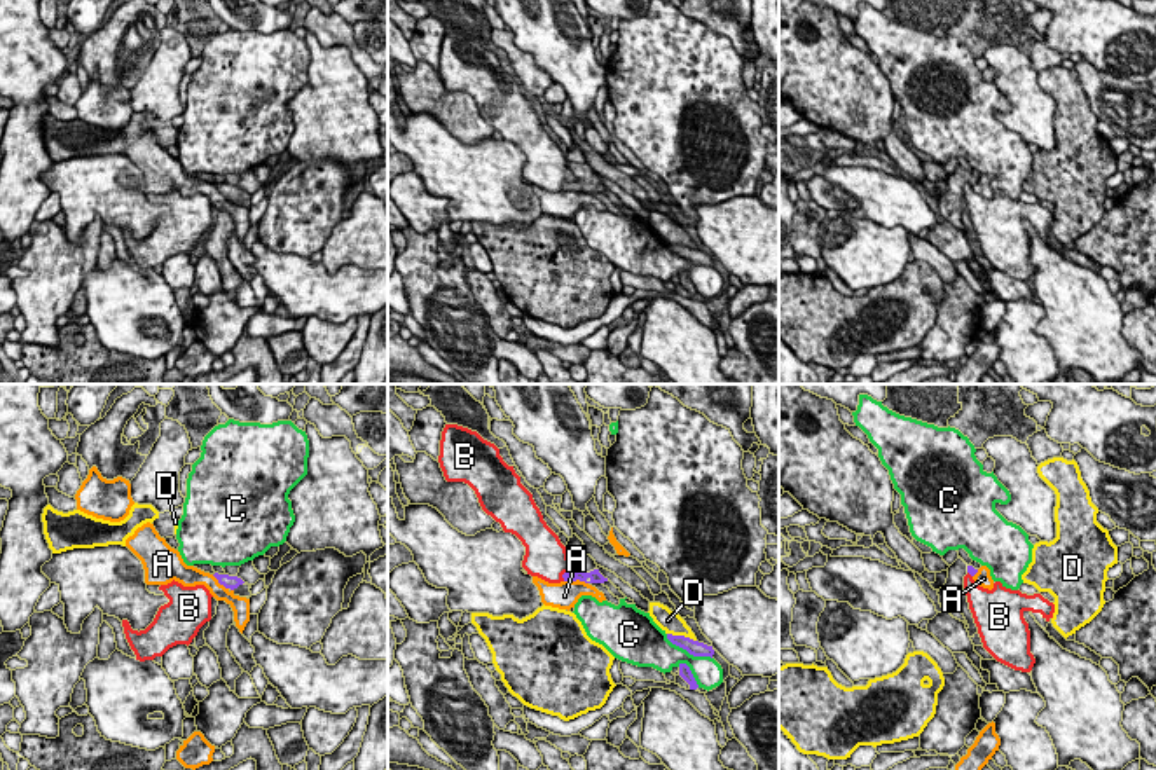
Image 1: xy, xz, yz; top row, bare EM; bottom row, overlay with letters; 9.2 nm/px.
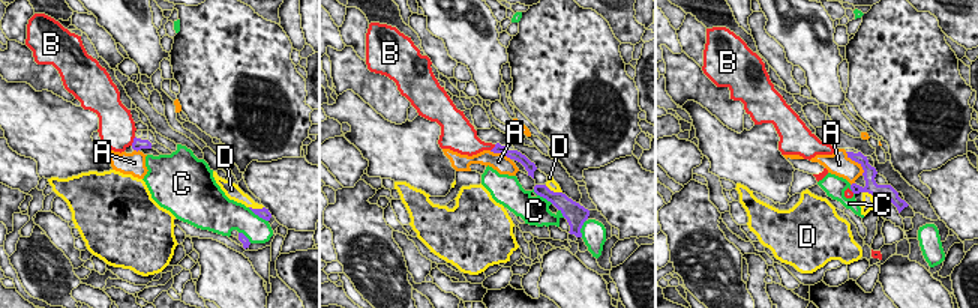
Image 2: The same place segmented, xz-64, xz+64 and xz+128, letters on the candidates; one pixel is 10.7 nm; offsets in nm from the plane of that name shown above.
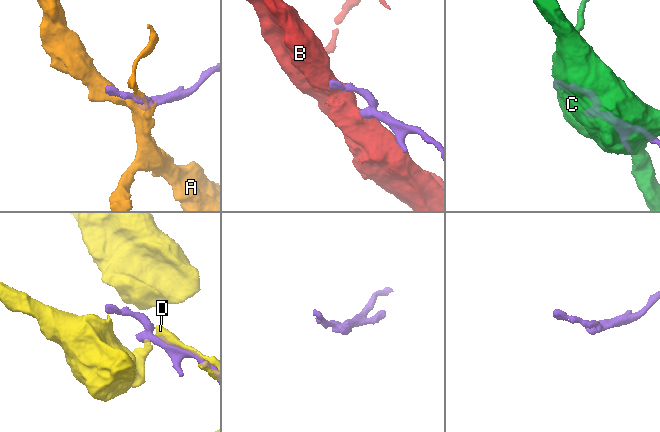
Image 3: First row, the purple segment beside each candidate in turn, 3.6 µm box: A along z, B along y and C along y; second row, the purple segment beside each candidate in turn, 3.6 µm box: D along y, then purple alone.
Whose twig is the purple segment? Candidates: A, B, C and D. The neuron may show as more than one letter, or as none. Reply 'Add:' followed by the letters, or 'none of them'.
Add: none of them

